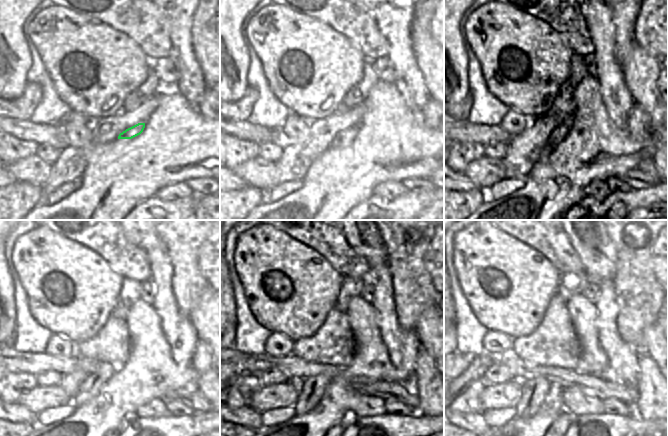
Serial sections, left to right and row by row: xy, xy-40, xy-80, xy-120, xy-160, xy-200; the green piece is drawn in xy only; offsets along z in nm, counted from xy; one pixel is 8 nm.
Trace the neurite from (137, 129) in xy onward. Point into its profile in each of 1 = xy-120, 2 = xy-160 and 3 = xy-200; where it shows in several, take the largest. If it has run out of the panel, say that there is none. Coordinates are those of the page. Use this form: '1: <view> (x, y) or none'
1: xy-120 (90, 388)
2: xy-160 (312, 389)
3: xy-200 (534, 392)

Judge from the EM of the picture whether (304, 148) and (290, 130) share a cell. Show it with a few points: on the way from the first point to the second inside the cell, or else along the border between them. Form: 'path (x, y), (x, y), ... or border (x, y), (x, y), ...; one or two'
border (311, 123), (303, 140), (283, 145); two

